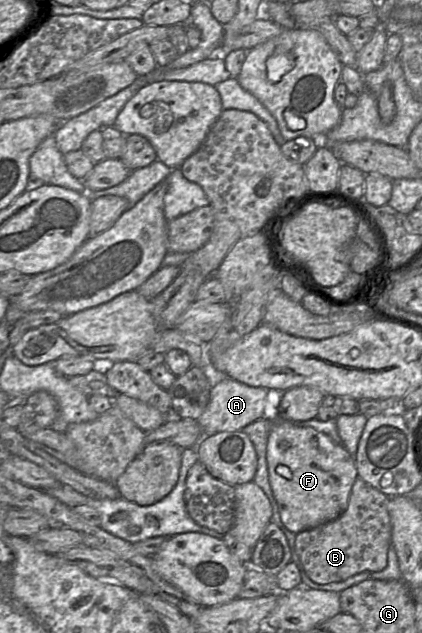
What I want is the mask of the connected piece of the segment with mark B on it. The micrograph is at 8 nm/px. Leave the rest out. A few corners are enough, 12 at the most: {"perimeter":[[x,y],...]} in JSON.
{"perimeter":[[357,477],[336,520],[296,534],[313,582],[386,567],[389,499]]}

